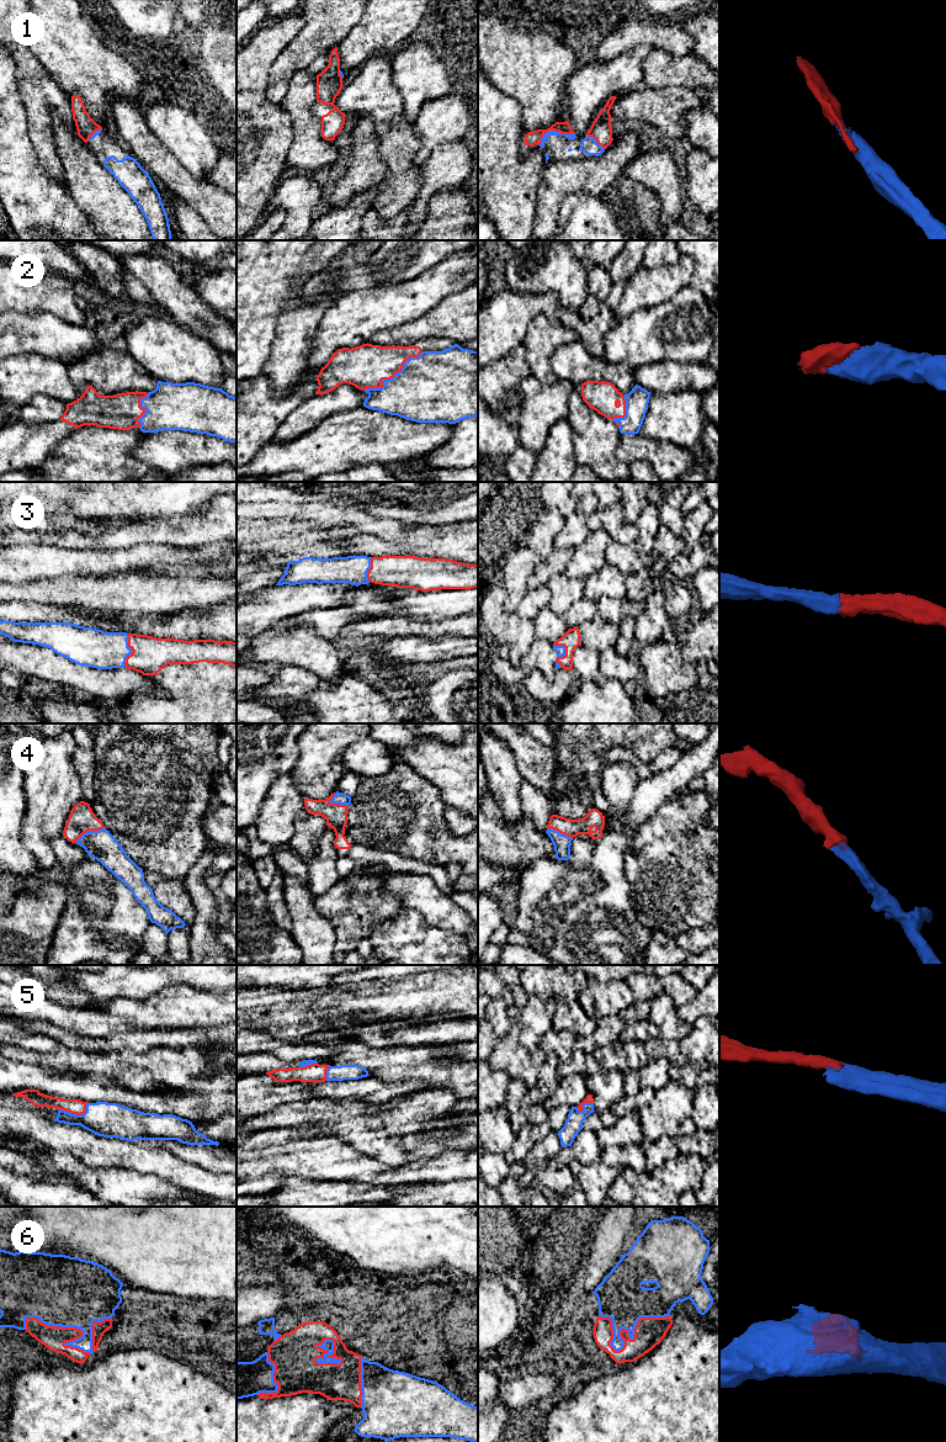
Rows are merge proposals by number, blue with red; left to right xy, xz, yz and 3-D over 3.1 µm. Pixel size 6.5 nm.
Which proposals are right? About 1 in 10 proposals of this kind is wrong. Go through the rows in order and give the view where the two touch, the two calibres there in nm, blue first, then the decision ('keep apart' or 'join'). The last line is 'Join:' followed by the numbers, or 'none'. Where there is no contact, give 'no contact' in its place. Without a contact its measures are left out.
1: meets blue in yz; 40 nm thick on the blue side, 90 nm on the other; join
2: meets blue in xz; 440 nm thick on the blue side, 280 nm on the other; join
3: meets blue in xy; 240 nm thick on the blue side, 240 nm on the other; join
4: meets blue in xy; 190 nm thick on the blue side, 170 nm on the other; join
5: meets blue in xy; 220 nm thick on the blue side, 100 nm on the other; join
6: meets blue in yz; 300 nm thick on the blue side, 190 nm on the other; join
Join: 1, 2, 3, 4, 5, 6

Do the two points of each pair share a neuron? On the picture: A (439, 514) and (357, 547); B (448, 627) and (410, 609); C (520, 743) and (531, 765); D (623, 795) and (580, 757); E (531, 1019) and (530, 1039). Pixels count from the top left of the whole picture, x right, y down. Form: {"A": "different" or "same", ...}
{"A": "different", "B": "different", "C": "same", "D": "different", "E": "same"}

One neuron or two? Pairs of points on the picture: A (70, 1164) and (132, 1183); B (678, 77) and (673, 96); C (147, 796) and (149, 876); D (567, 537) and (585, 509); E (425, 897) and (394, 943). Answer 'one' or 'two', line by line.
A: one
B: two
C: two
D: one
E: two

